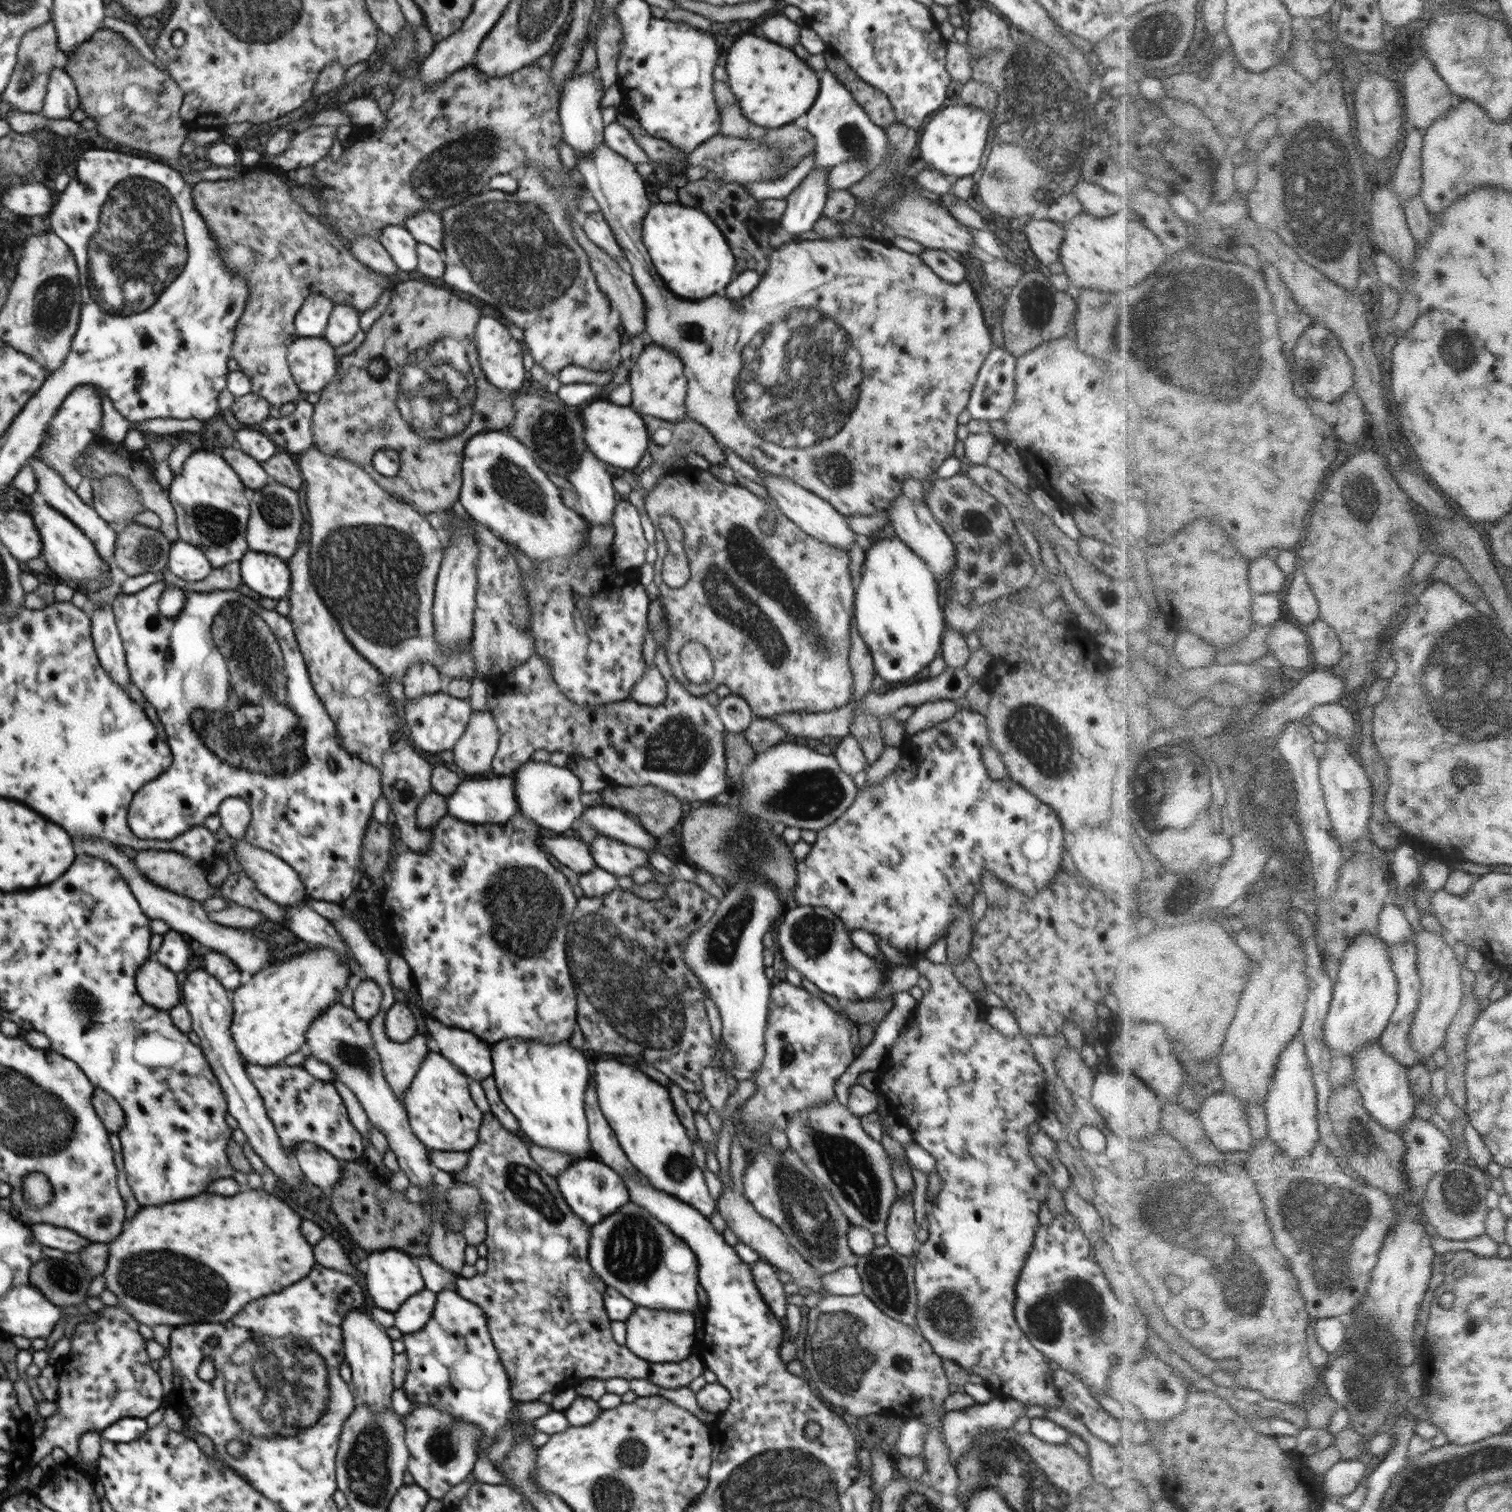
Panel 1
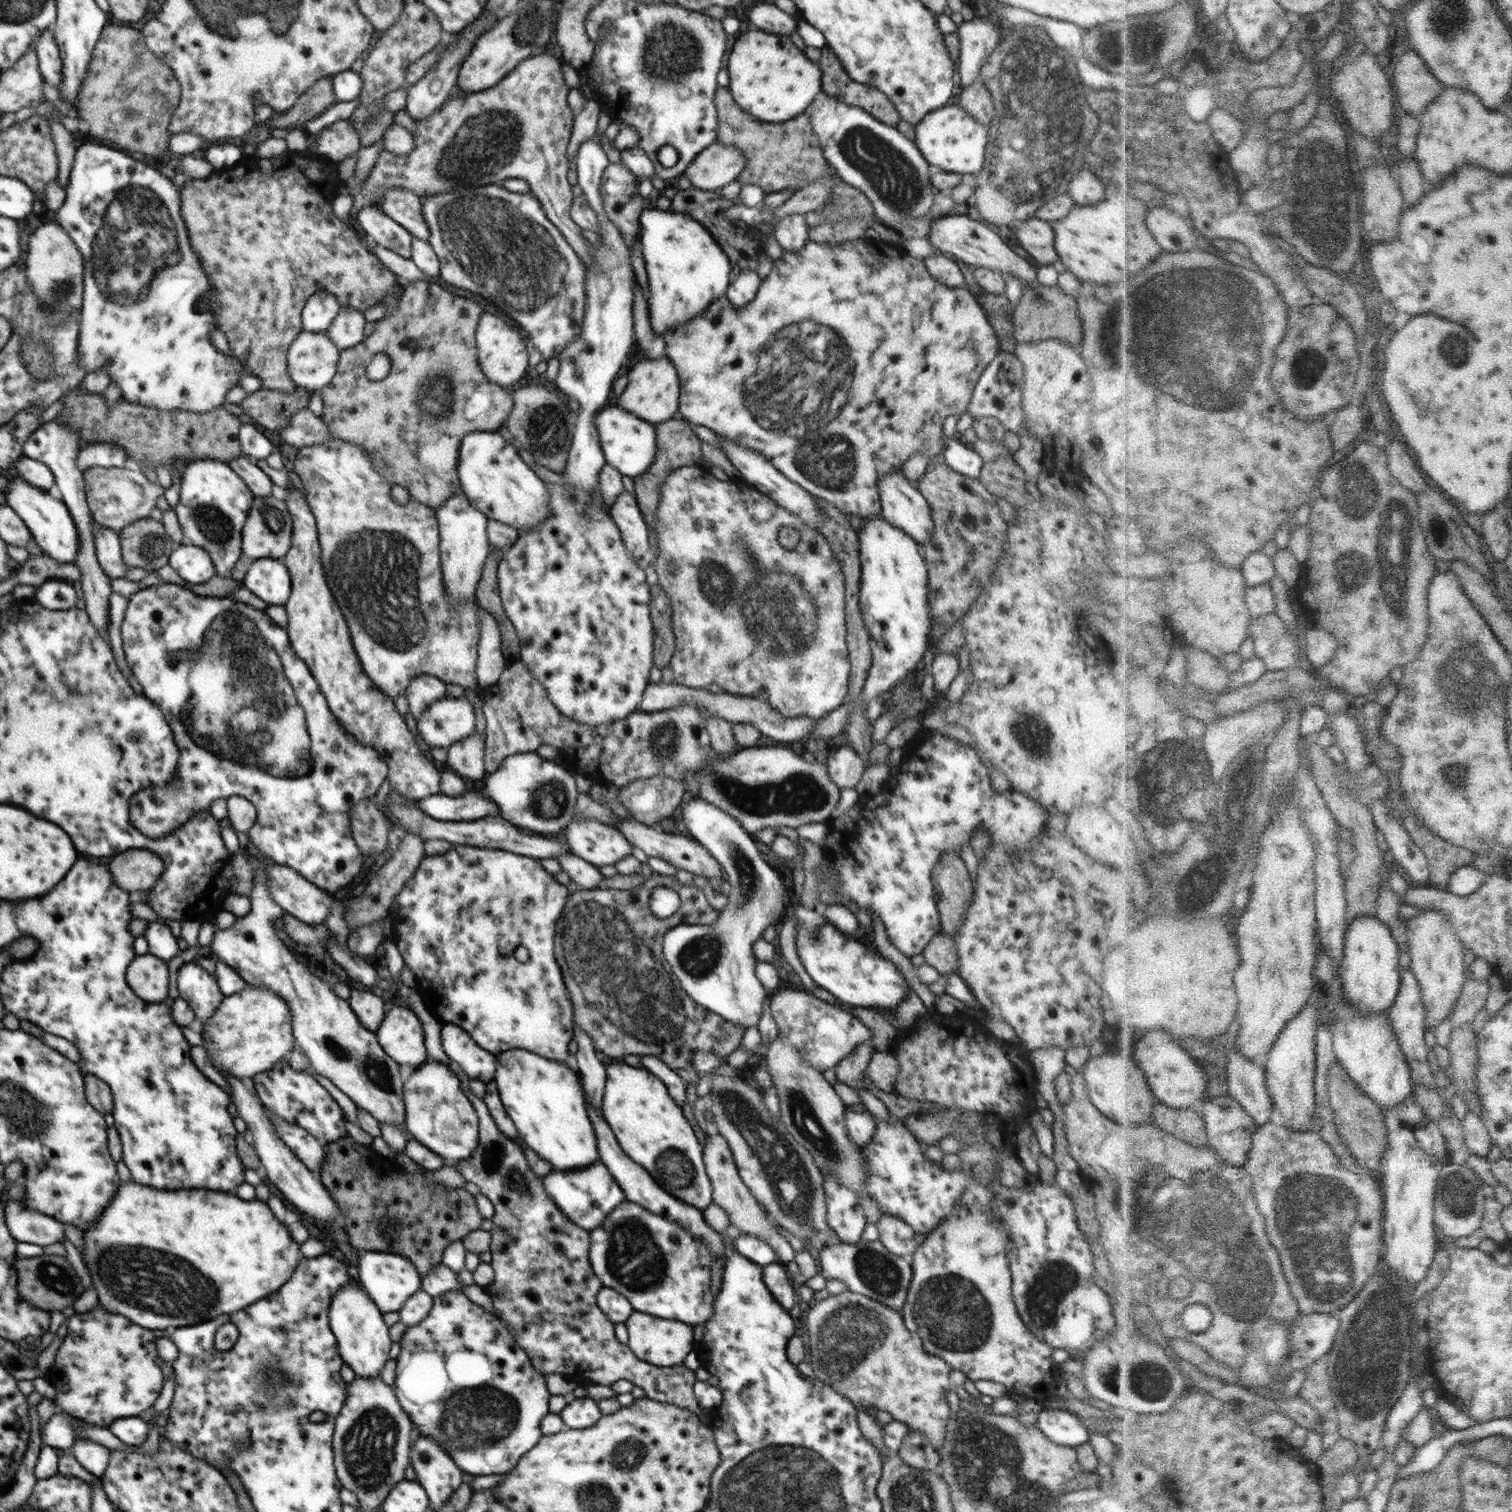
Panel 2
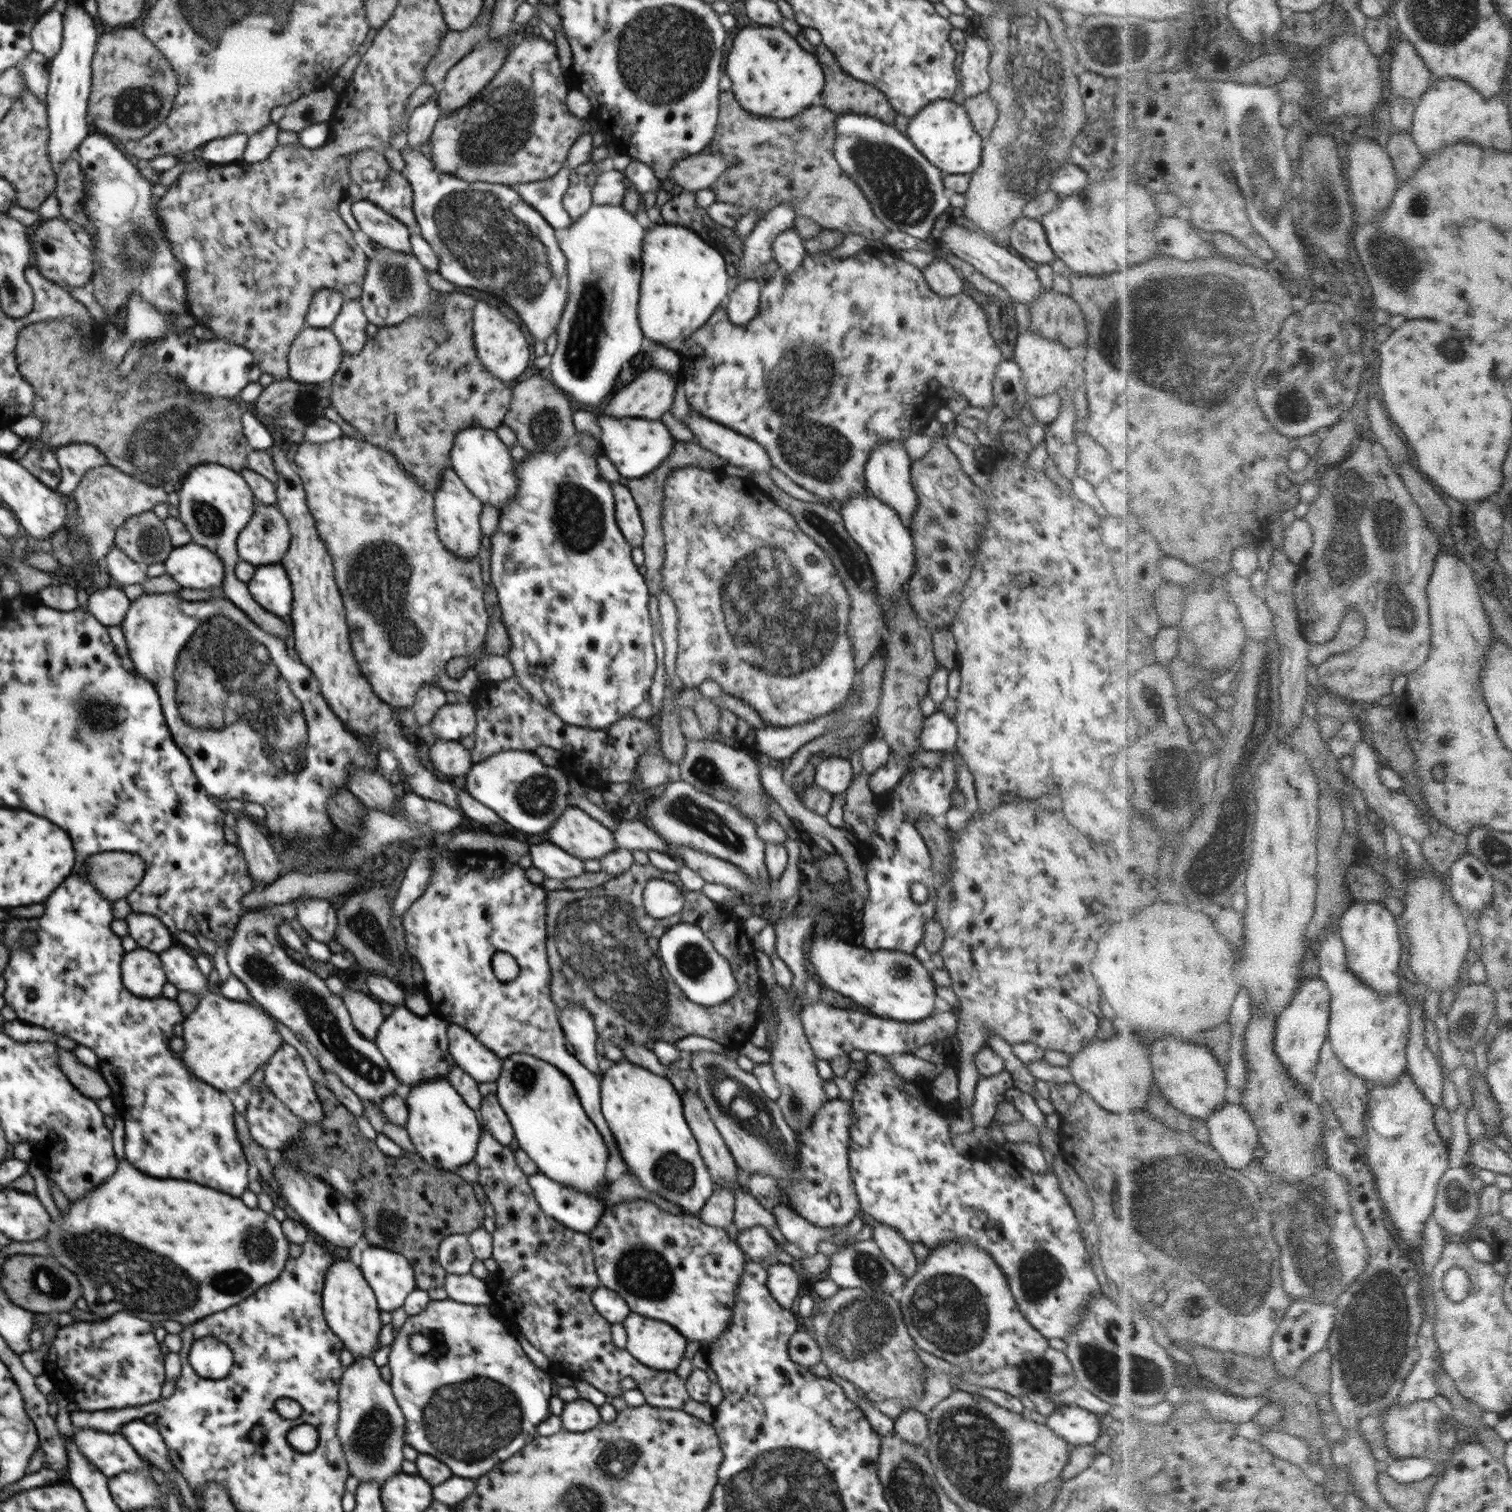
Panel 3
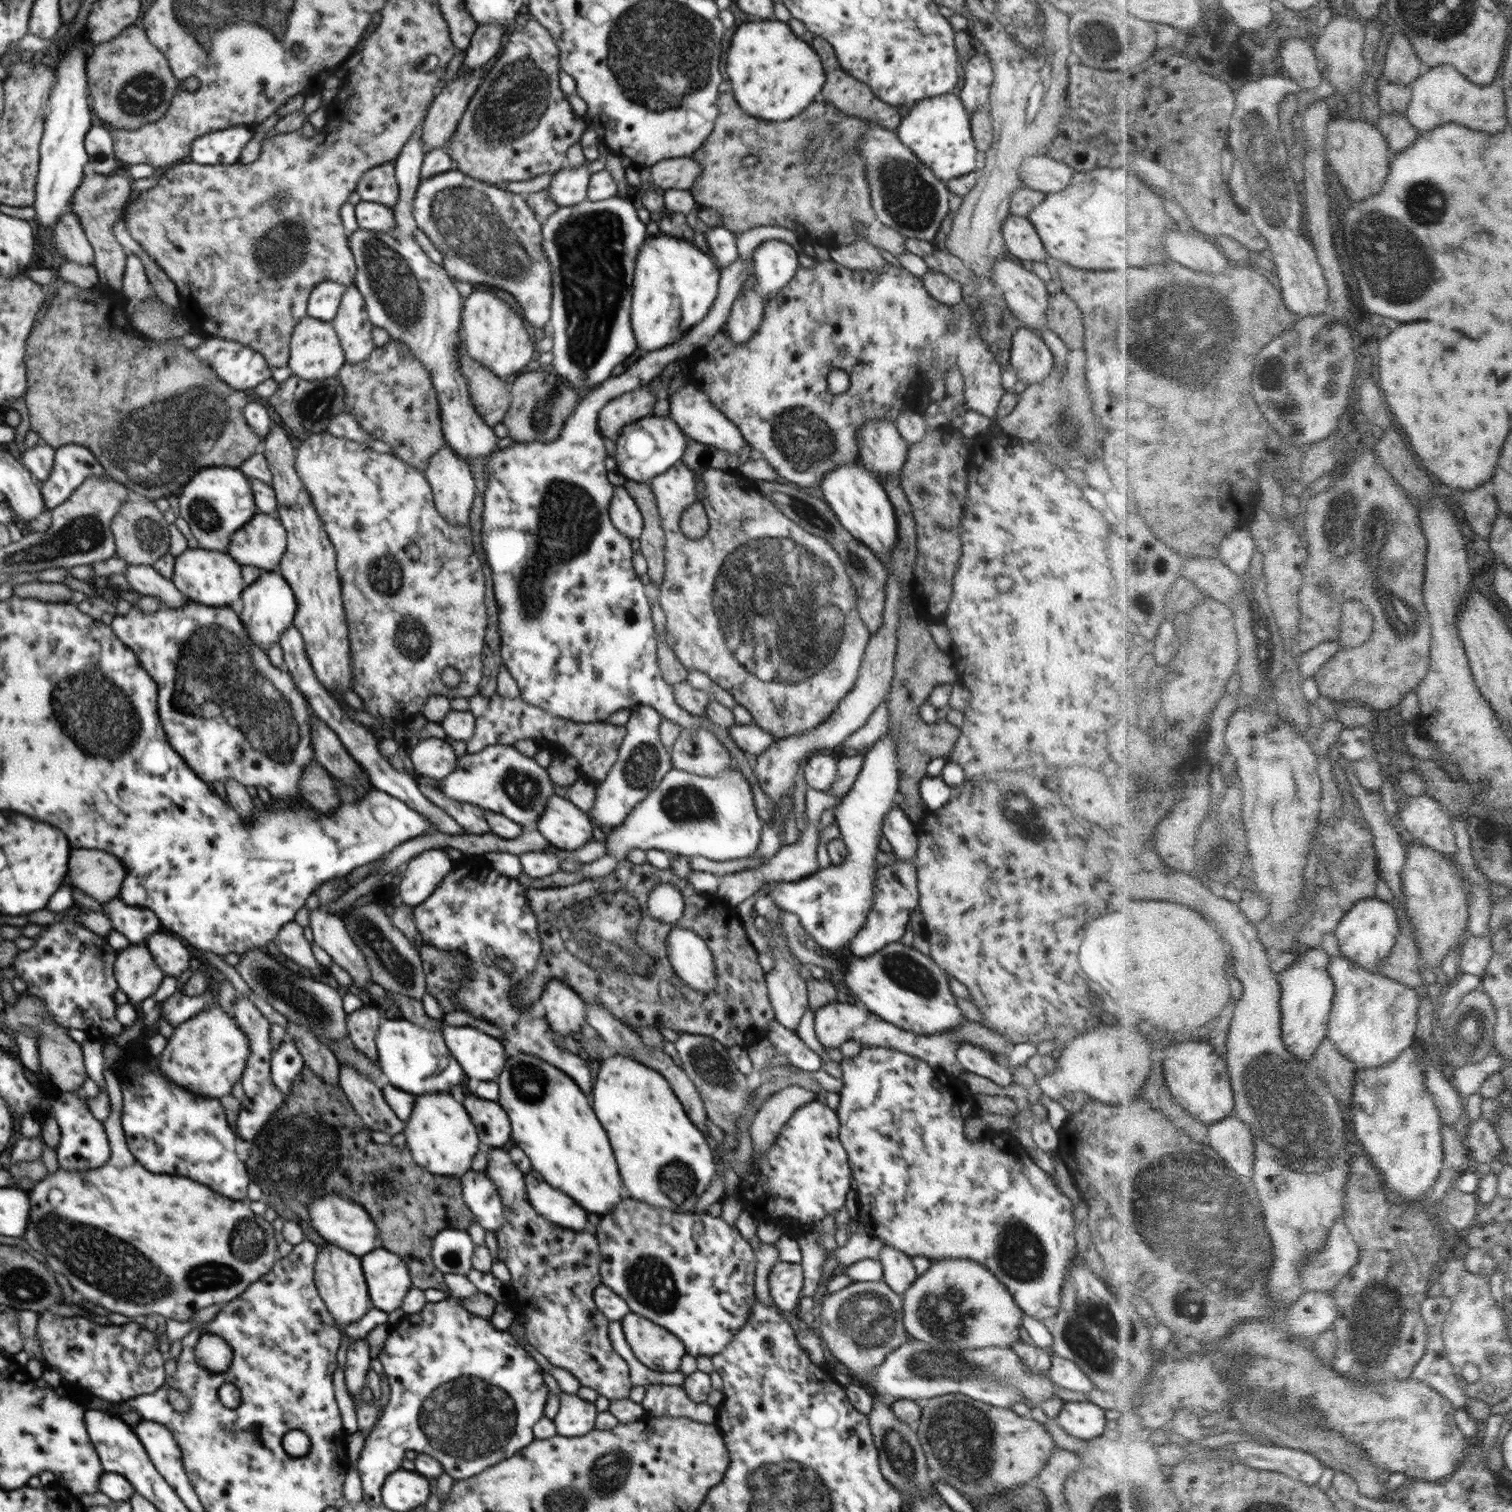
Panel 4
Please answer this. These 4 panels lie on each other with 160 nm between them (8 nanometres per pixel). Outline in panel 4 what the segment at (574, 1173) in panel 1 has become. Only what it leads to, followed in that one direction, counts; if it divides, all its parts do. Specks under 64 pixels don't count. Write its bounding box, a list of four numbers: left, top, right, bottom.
[524,1169,589,1231]

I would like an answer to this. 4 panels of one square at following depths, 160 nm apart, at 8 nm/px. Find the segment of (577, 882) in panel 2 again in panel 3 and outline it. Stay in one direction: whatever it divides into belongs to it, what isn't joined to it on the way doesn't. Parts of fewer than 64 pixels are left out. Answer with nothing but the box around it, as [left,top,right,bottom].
[530,842,585,878]

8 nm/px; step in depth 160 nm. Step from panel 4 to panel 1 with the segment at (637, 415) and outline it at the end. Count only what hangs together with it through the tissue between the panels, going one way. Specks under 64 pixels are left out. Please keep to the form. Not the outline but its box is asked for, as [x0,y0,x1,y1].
[628,341,687,422]

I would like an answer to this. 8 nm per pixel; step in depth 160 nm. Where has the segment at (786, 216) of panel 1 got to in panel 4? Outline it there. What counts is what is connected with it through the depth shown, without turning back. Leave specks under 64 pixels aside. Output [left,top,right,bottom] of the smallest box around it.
[752,239,799,302]

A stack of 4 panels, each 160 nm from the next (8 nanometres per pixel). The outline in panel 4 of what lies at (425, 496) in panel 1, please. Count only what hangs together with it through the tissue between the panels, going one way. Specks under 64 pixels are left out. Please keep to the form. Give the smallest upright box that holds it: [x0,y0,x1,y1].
[338,339,511,472]

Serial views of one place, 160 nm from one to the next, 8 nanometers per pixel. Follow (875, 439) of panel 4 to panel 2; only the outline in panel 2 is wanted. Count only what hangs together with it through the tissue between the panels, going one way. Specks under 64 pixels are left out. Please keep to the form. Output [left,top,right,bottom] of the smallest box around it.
[877,470,935,545]

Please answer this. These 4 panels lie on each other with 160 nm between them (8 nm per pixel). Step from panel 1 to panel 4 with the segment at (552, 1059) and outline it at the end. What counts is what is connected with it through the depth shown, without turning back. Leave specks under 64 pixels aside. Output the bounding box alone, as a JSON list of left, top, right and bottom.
[496,1052,626,1217]

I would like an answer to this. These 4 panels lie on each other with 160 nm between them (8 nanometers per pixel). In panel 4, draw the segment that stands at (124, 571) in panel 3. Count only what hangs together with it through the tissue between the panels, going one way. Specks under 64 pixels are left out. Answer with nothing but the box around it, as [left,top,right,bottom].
[125,564,188,609]

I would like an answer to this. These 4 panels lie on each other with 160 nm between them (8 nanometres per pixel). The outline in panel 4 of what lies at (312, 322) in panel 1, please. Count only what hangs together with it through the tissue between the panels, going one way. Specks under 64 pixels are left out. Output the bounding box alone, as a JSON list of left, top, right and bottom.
[306,280,347,322]

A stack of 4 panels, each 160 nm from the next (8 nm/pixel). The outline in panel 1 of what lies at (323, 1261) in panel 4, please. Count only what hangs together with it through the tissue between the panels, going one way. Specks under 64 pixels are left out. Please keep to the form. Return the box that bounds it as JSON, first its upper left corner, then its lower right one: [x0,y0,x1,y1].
[340,1306,395,1413]

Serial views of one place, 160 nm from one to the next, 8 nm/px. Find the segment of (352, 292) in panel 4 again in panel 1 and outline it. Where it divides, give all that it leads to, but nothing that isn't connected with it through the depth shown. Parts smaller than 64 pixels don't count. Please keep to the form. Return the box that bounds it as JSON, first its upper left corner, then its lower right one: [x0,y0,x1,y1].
[323,305,360,348]

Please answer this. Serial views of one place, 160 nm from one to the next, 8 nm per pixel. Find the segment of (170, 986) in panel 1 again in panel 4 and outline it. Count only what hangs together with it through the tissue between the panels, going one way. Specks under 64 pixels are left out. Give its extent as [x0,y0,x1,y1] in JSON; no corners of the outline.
[114,944,165,1006]

